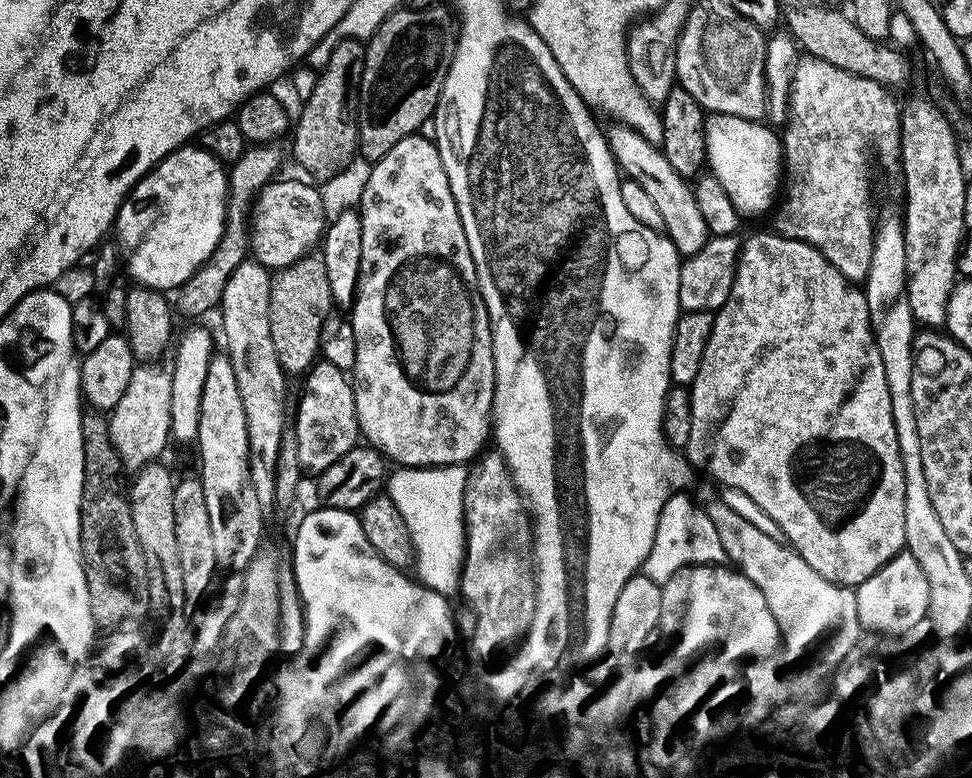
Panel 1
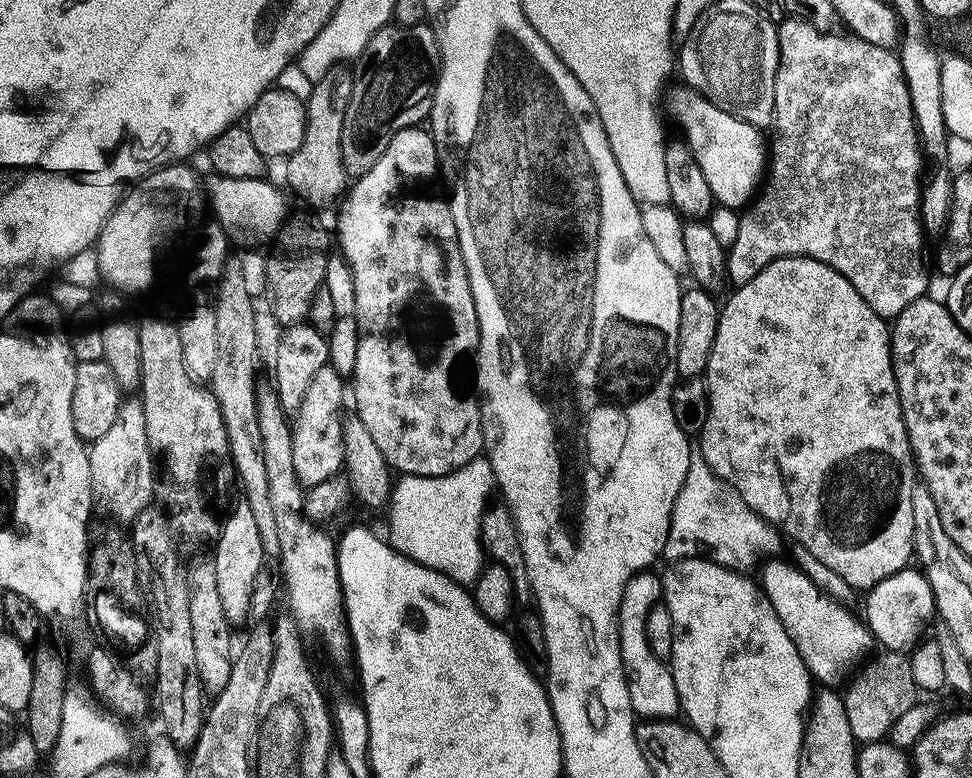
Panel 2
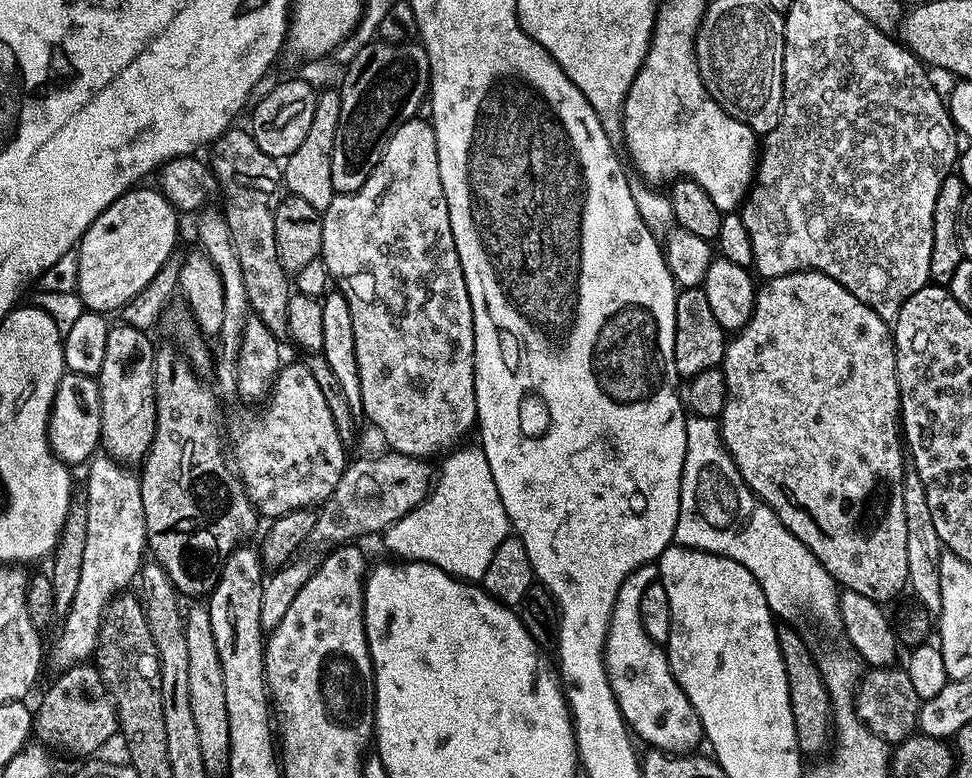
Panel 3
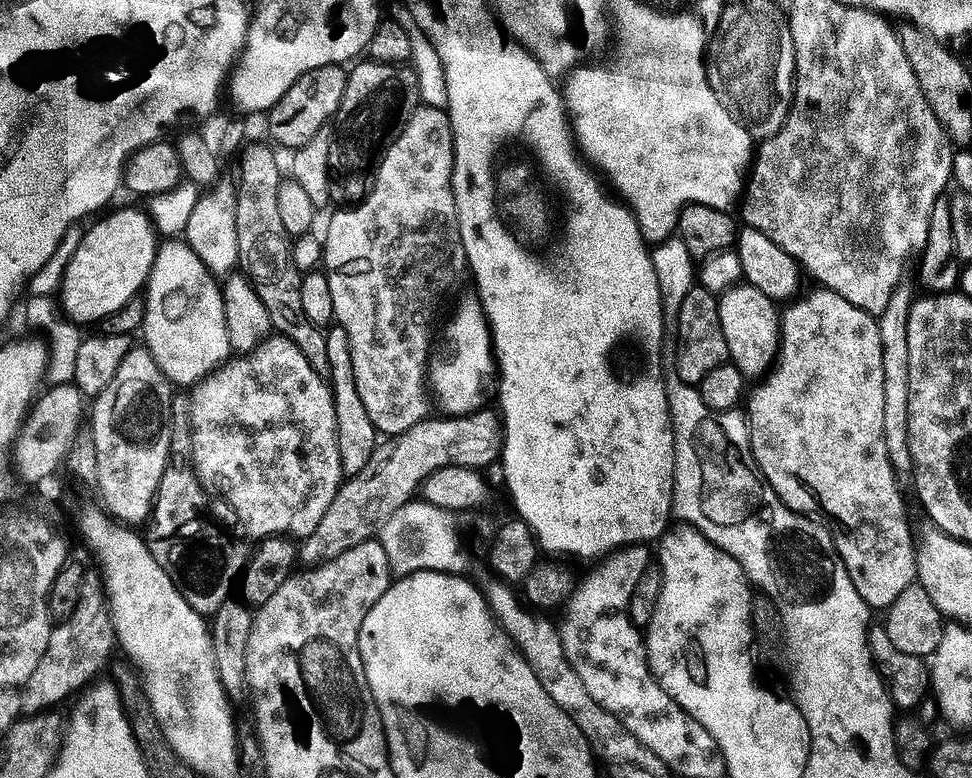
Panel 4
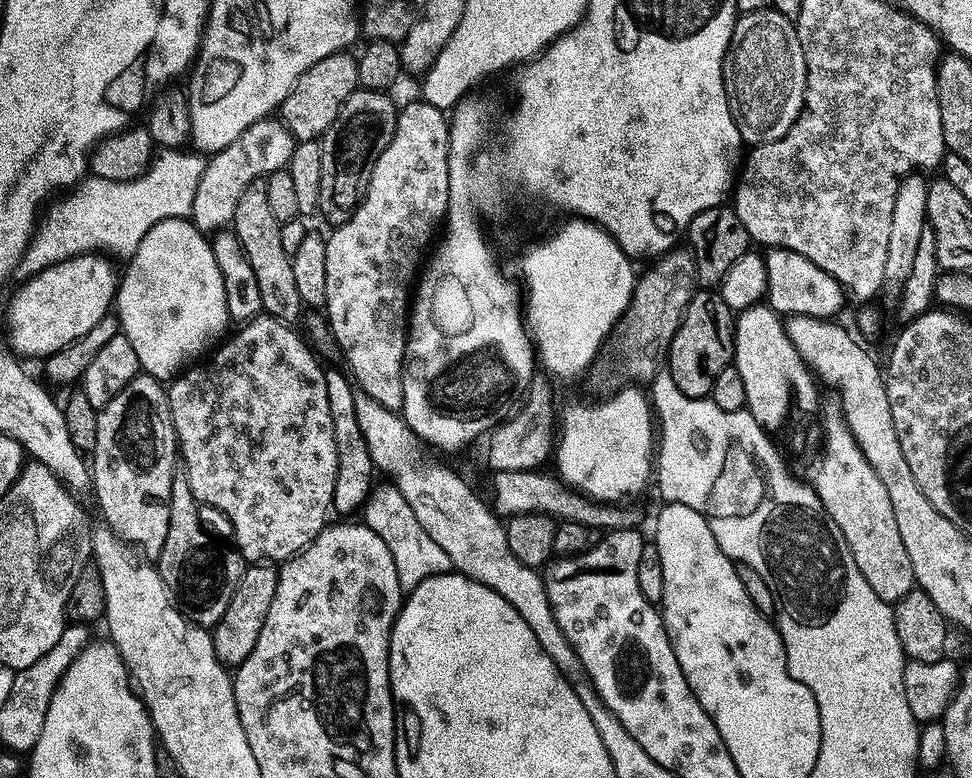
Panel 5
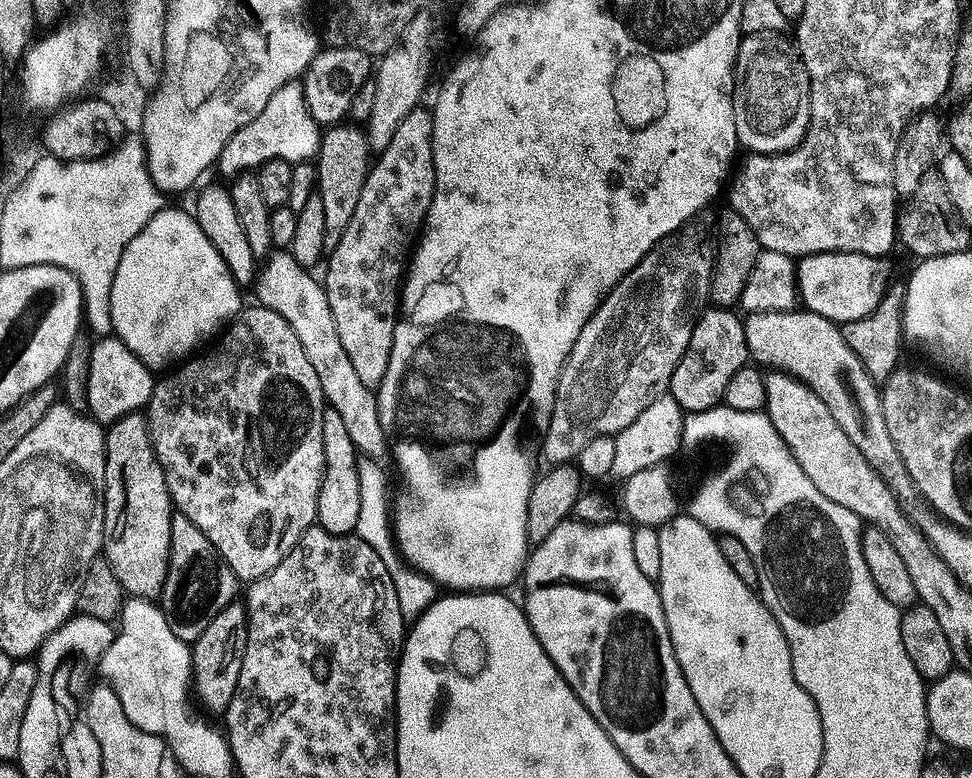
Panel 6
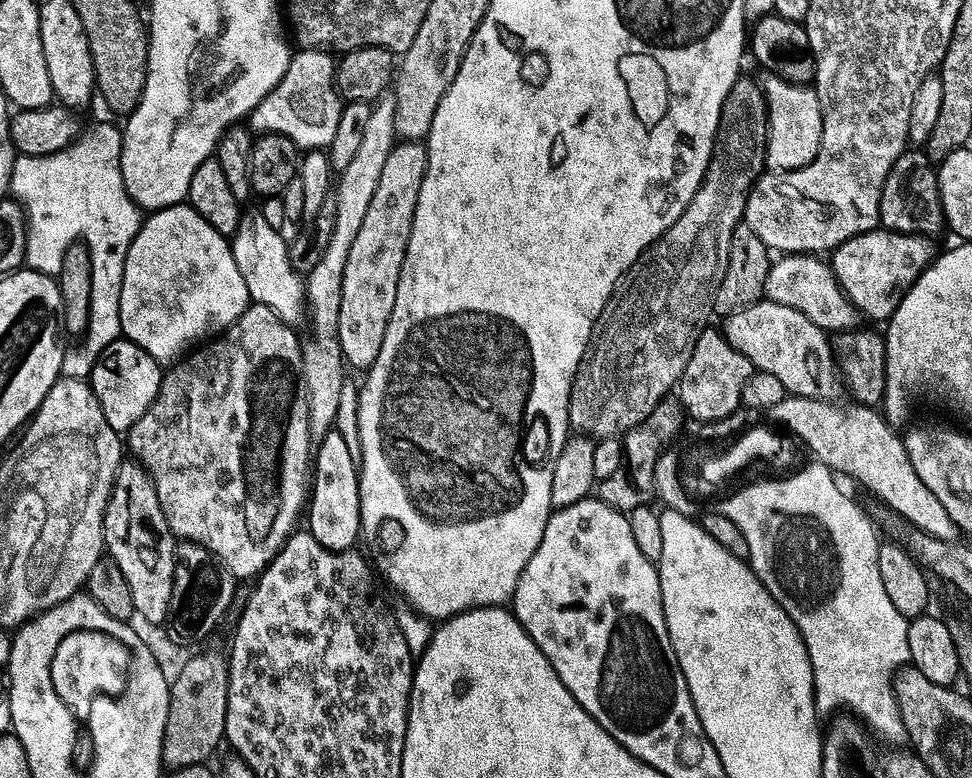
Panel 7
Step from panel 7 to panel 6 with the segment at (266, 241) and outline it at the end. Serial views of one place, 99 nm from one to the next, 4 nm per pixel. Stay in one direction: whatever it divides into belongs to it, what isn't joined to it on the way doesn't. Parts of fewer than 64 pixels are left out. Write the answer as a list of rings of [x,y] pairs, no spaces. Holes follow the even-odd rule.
[[[280,250],[267,257],[268,265],[261,267],[258,272],[258,279],[254,285],[254,293],[263,307],[274,310],[290,322],[294,334],[298,334],[298,342],[302,342],[302,350],[306,350],[306,358],[310,358],[310,363],[314,365],[314,371],[318,373],[318,382],[322,382],[322,390],[327,407],[333,412],[342,414],[342,422],[346,430],[350,433],[350,438],[354,438],[354,446],[367,459],[377,462],[383,461],[383,456],[387,457],[390,452],[388,436],[382,430],[382,422],[378,414],[377,393],[368,388],[358,378],[354,371],[354,365],[350,363],[350,354],[346,354],[346,349],[342,346],[342,338],[338,335],[338,326],[334,326],[334,314],[330,310],[330,298],[328,292],[319,279],[312,277],[313,273],[307,269],[300,268],[298,262],[287,251]]]

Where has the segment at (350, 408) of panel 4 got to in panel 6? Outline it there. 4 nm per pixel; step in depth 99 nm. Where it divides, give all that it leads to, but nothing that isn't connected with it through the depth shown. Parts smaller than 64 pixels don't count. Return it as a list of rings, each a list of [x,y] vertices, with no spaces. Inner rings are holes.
[[[325,411],[322,422],[322,442],[326,442],[326,470],[322,490],[318,494],[319,527],[335,536],[350,536],[355,533],[358,518],[362,518],[362,481],[358,474],[362,456],[354,446],[354,438],[342,422],[342,414]]]

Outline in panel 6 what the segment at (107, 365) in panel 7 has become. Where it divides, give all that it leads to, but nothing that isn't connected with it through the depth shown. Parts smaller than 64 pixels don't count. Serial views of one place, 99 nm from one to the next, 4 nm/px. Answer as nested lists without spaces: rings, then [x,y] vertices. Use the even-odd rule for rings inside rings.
[[[104,338],[99,343],[92,349],[88,412],[97,424],[111,426],[130,414],[143,413],[152,401],[158,380],[152,377],[153,369],[147,368],[119,338]]]

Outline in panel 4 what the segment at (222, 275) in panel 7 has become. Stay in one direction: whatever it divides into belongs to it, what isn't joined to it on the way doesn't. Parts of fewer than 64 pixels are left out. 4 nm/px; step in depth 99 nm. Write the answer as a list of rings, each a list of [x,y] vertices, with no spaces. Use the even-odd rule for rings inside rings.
[[[164,242],[157,247],[156,261],[148,275],[144,301],[143,347],[150,350],[158,370],[166,374],[168,383],[177,389],[191,390],[207,378],[211,372],[227,364],[233,355],[230,334],[226,330],[224,294],[215,277],[186,242]]]

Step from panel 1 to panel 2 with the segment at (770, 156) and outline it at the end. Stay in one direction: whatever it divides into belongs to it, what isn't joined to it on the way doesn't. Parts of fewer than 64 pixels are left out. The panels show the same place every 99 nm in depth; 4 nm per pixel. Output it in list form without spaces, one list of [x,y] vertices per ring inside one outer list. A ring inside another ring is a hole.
[[[680,86],[669,98],[668,108],[684,131],[683,139],[701,166],[715,203],[733,210],[747,209],[766,176],[766,140],[760,137],[761,129],[726,114],[687,86]]]

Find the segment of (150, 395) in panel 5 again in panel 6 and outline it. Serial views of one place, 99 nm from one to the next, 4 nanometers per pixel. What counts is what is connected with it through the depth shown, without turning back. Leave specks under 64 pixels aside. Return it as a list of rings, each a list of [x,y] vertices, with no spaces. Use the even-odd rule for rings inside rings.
[[[135,412],[126,418],[122,418],[117,424],[111,425],[106,432],[108,441],[106,442],[106,498],[104,499],[104,551],[114,574],[117,575],[118,582],[124,588],[129,597],[137,600],[155,601],[163,593],[164,583],[168,577],[168,563],[170,562],[170,550],[172,549],[172,518],[174,515],[174,505],[172,495],[168,493],[168,483],[166,474],[162,470],[162,462],[158,460],[158,454],[152,445],[152,435],[148,429],[147,415]]]

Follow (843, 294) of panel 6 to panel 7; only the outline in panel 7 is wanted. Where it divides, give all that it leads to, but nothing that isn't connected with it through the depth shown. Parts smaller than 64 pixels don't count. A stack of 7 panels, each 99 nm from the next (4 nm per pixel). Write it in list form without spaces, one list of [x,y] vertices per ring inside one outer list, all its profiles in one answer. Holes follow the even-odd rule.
[[[887,230],[867,232],[831,253],[830,267],[848,295],[848,301],[860,311],[861,317],[887,322],[908,291],[937,259],[938,251],[932,244],[935,243],[927,236],[907,236]]]

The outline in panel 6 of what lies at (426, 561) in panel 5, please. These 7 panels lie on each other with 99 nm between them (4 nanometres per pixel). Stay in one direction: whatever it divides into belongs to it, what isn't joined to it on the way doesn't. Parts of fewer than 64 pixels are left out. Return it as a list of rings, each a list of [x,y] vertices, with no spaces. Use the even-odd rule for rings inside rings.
[[[367,458],[361,459],[358,466],[362,481],[362,518],[358,518],[355,535],[366,542],[366,546],[374,546],[374,550],[378,550],[382,562],[386,562],[386,570],[390,570],[390,578],[394,578],[394,590],[398,590],[398,606],[402,606],[404,619],[414,622],[437,600],[438,586],[429,576],[411,567],[400,555],[394,535],[394,516],[391,511],[388,513],[388,480],[380,467],[377,461]]]

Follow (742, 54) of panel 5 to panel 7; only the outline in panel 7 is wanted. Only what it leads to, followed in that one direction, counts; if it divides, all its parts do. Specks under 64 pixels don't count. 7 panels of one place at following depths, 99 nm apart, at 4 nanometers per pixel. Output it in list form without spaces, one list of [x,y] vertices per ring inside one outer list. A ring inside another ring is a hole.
[[[773,74],[762,84],[762,96],[766,101],[768,117],[768,155],[766,164],[769,169],[782,172],[802,170],[818,158],[822,142],[822,106],[815,91],[803,84],[793,84],[779,74]]]

